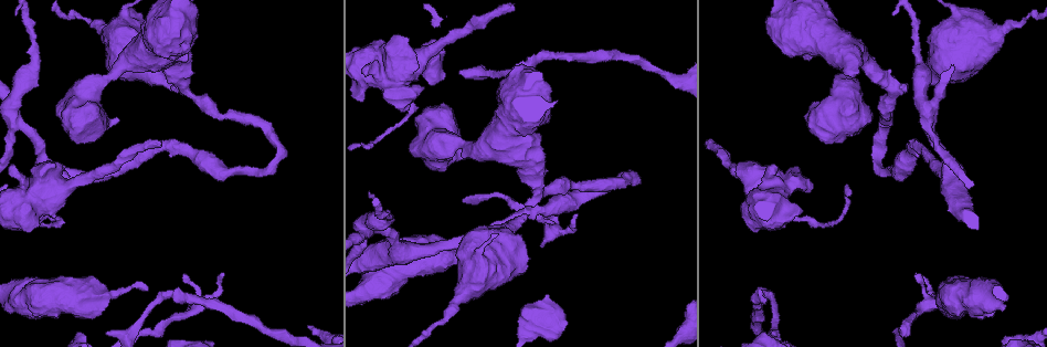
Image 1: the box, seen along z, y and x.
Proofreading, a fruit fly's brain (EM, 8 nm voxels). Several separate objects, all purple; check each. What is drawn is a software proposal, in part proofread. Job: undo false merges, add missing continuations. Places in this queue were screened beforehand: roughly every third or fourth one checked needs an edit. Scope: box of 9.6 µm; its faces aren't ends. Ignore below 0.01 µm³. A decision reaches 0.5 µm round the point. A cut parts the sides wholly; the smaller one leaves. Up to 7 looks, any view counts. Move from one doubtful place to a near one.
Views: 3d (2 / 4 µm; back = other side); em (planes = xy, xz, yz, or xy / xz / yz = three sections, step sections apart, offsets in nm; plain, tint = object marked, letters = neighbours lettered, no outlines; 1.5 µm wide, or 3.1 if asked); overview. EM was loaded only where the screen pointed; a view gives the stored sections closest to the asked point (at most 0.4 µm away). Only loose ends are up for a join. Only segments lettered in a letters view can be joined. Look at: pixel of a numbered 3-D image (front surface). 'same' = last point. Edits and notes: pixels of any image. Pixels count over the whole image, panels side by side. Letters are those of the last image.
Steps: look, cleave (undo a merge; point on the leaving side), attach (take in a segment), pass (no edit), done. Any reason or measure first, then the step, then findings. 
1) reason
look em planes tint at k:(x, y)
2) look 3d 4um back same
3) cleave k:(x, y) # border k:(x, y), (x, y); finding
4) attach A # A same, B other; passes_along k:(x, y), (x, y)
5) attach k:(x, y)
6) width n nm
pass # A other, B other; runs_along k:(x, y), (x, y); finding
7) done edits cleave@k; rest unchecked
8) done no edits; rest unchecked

look 3d 4um back at 1:(106, 293)

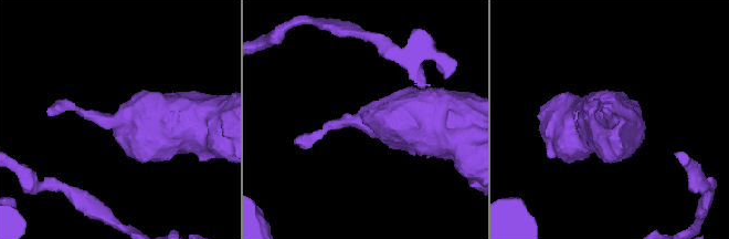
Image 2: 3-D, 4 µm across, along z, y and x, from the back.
look em xz step 8 tint at 2:(115, 120)

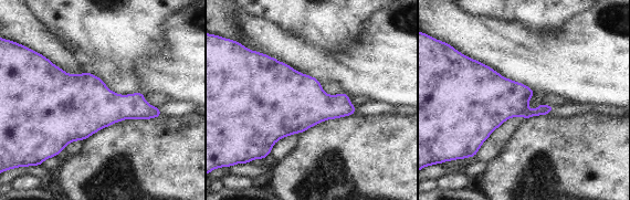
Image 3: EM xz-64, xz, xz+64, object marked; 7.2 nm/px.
another direction
look em planes letters same

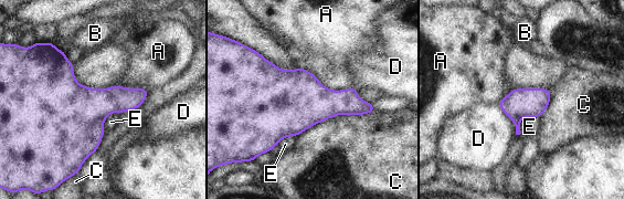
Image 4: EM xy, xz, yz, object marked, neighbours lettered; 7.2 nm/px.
width 220 nm
pass # A other, B other, C other, D other, E other; border 4:(299, 65), (327, 87), (355, 88); continuous, no second neuron

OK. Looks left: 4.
thick turns thin
look 3d 4um at 1:(98, 27)

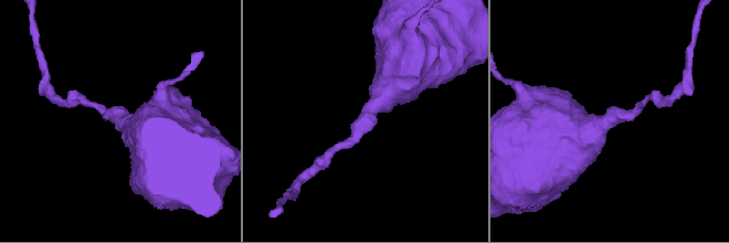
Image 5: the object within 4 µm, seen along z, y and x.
need the tissue
look em planes letters at 5:(124, 123)

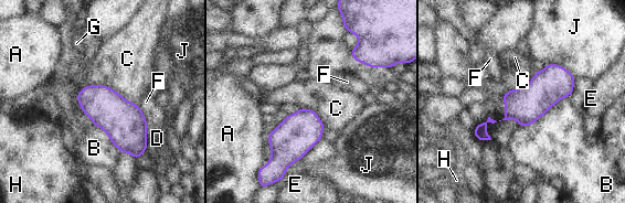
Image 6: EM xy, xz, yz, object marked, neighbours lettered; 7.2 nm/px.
pass # A other, B other, C other, D other, E other, F other, G other, H other, J other; border 6:(104, 84), (137, 105); all the same neuron

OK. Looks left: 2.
stops while still wide
look em planes letters at 1:(368, 74)

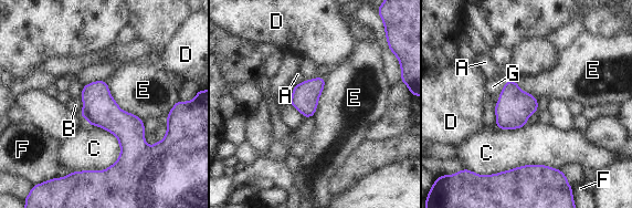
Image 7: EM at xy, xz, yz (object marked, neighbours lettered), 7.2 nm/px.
width 200 nm
pass # A other, B other, C other, D other, E other, F other, G other; border 7:(105, 81), (115, 102), (143, 121); no lettered segment goes on from it

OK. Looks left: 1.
done no edits; rest unchecked

